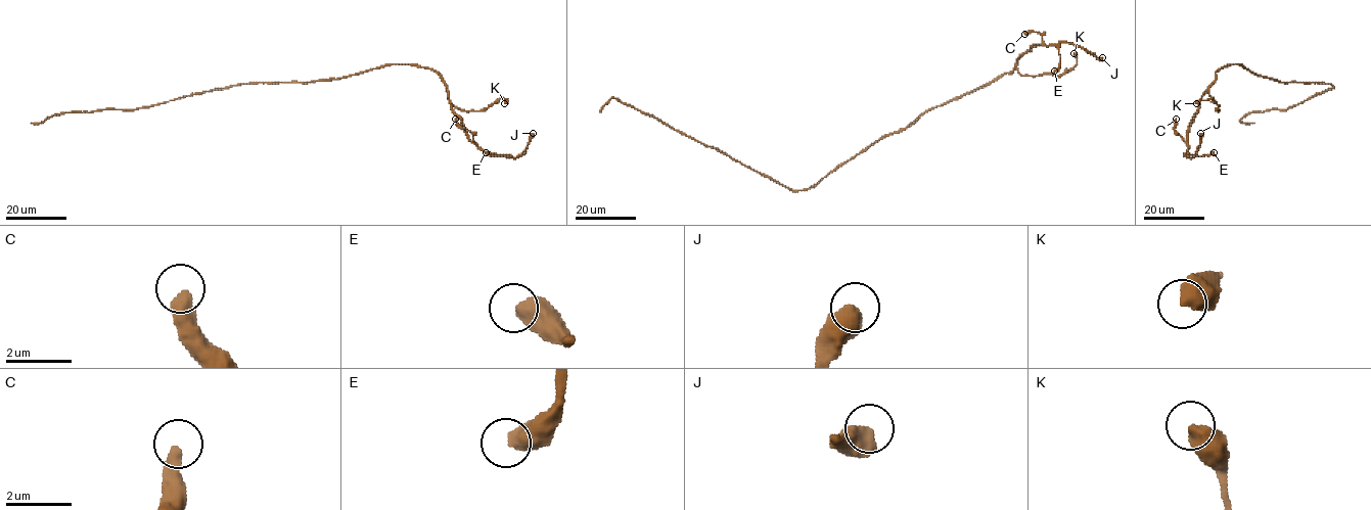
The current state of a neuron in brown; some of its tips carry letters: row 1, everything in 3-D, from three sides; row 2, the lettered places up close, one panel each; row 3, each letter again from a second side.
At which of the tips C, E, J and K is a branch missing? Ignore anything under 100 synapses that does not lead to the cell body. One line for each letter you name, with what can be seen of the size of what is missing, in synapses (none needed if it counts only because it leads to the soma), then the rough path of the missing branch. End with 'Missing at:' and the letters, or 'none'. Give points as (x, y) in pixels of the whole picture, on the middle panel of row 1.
Missing at: none

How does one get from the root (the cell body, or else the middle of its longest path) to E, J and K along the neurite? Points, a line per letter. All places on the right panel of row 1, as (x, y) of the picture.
E: (1286, 83), (1253, 75), (1240, 64), (1219, 68), (1187, 133), (1190, 154), (1214, 152)
J: (1286, 83), (1253, 75), (1240, 64), (1219, 68), (1192, 121), (1184, 154), (1193, 155), (1200, 133)
K: (1286, 83), (1231, 63), (1216, 73), (1208, 89), (1219, 110), (1213, 98), (1196, 103)

